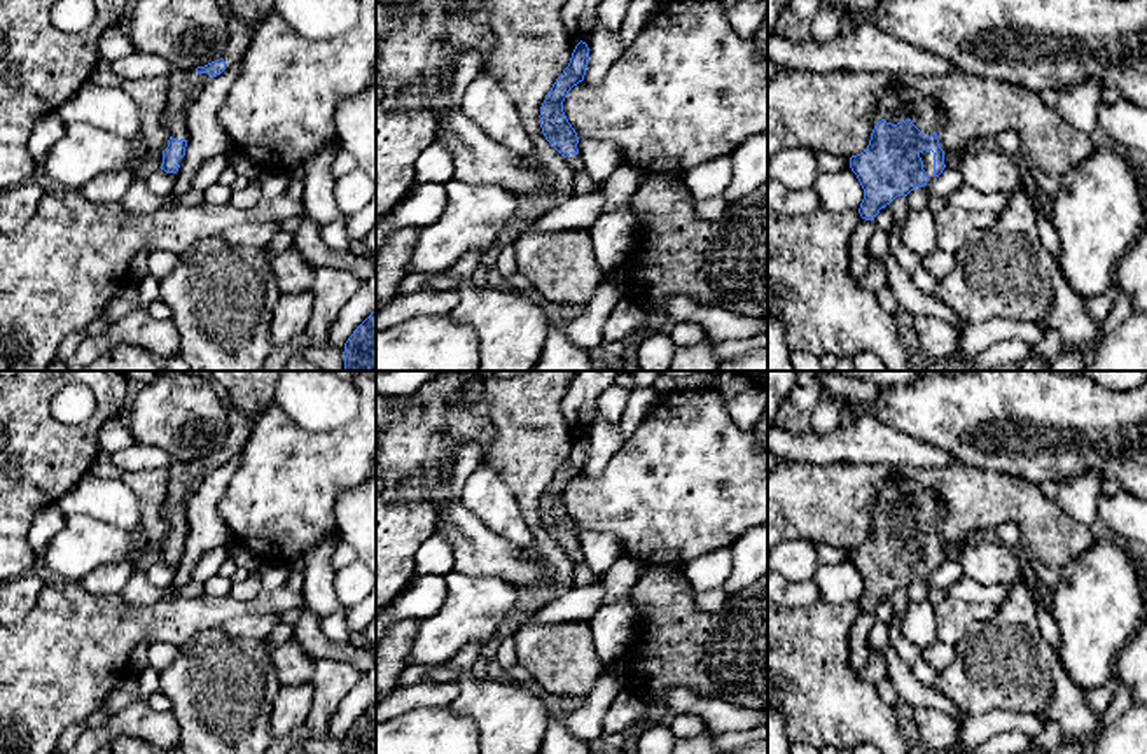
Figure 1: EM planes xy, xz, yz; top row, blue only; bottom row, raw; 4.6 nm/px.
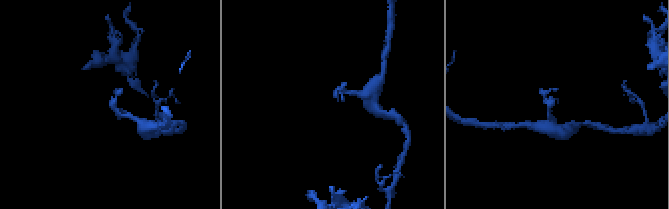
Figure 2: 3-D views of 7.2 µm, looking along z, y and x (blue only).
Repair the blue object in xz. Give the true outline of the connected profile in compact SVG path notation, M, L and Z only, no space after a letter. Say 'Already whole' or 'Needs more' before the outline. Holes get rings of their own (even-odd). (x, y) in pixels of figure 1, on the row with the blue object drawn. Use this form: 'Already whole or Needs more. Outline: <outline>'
Needs more. Outline: M579 42L572 52L568 66L556 79L540 107L540 128L546 140L565 157L567 164L574 170L584 170L579 156L579 136L563 112L563 101L568 91L584 80L589 59L589 47Z

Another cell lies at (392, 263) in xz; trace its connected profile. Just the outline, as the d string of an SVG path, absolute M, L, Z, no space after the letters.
M400 227L392 231L376 259L376 304L385 306L397 292L407 275L407 264L420 227Z

